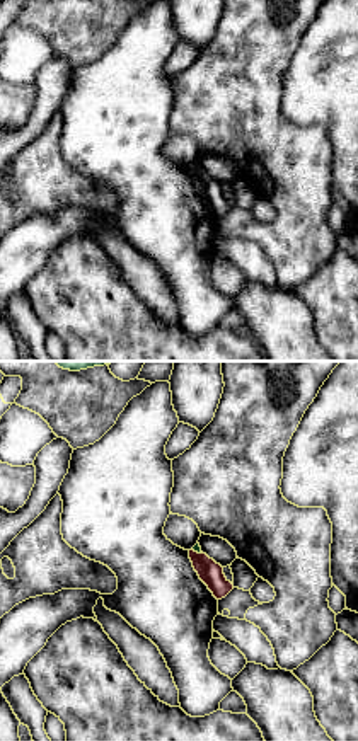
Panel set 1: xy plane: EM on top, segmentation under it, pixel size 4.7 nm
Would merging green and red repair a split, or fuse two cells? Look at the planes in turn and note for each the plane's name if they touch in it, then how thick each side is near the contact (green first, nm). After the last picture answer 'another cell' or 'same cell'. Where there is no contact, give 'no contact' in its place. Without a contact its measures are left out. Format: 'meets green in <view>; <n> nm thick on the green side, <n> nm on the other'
meets green in xy; 40 nm thick on the green side, 110 nm on the other

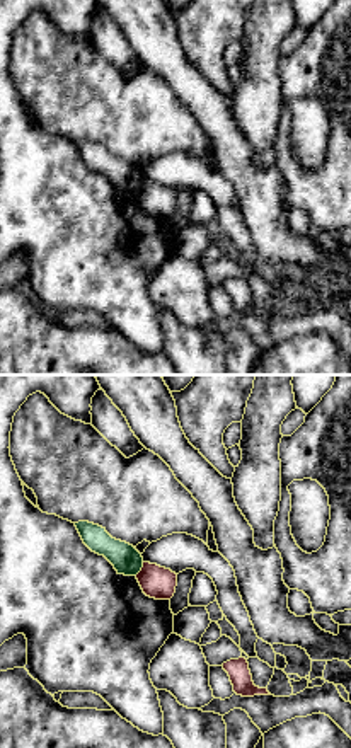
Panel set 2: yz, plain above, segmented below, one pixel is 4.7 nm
meets green in yz; 140 nm thick on the green side, 150 nm on the other

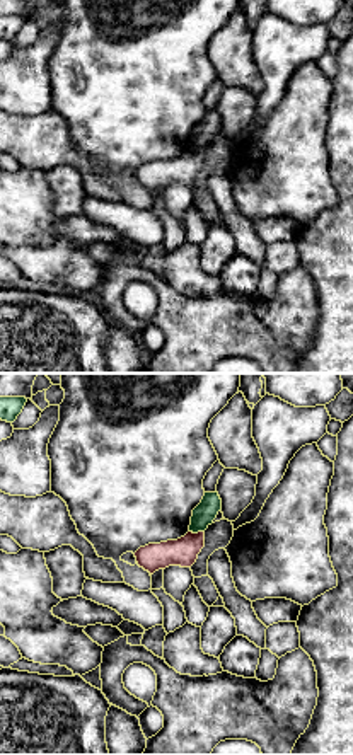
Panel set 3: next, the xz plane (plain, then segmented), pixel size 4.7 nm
meets green in xz; 110 nm thick on the green side, 130 nm on the other

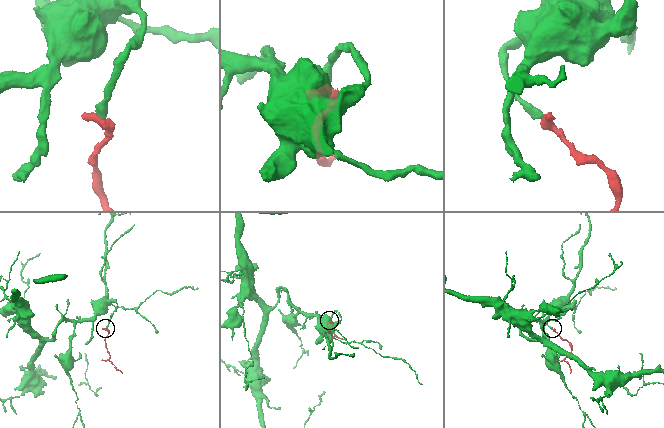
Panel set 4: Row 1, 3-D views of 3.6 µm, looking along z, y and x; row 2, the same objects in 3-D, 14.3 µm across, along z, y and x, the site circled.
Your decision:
another cell

